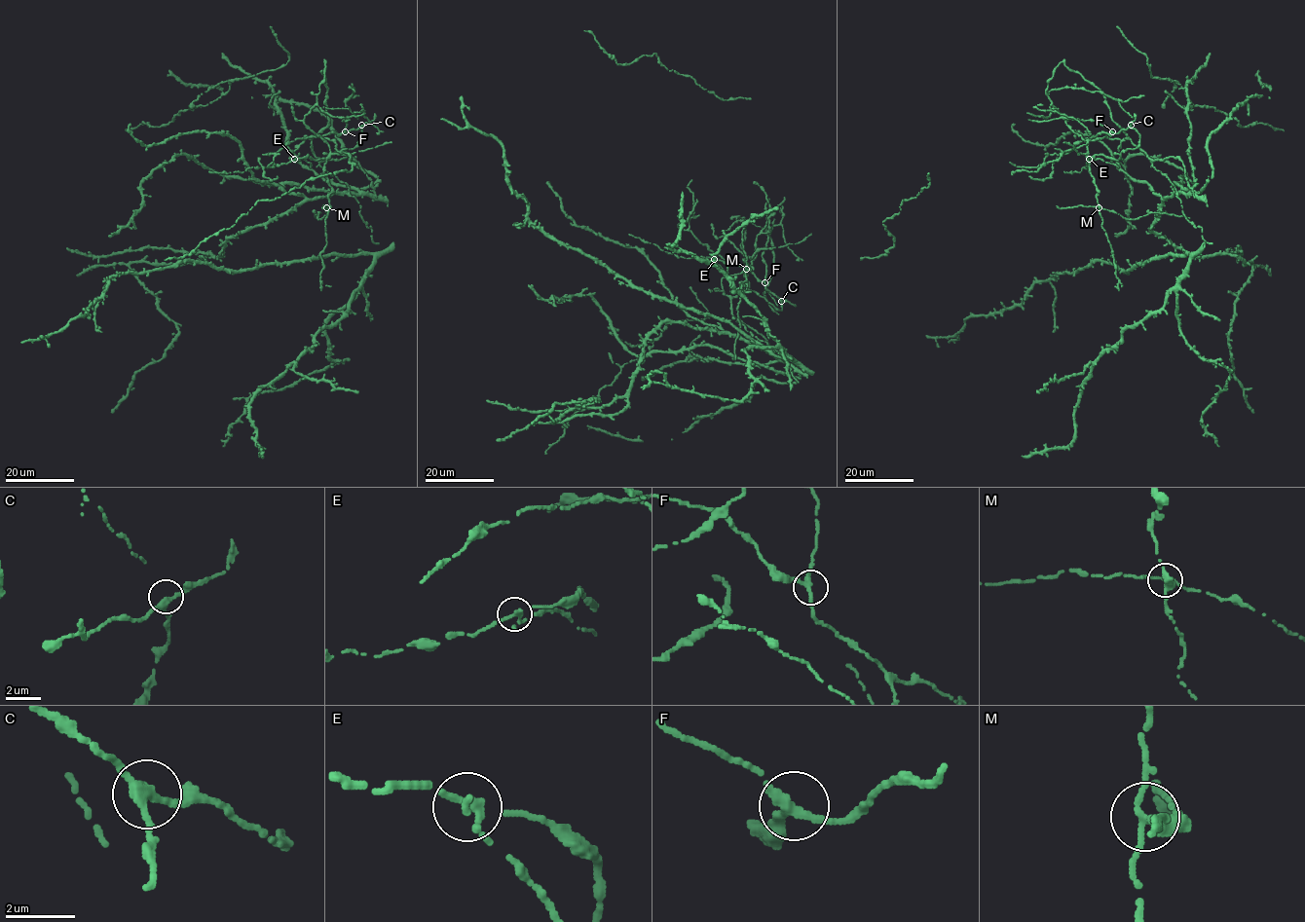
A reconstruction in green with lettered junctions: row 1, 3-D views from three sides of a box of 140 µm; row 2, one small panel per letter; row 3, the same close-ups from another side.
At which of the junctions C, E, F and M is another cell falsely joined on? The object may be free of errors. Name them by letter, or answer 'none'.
M

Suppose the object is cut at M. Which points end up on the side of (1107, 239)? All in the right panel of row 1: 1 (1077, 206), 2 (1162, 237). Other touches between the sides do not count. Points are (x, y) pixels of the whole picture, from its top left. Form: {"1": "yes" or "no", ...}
{"1": "no", "2": "yes"}

